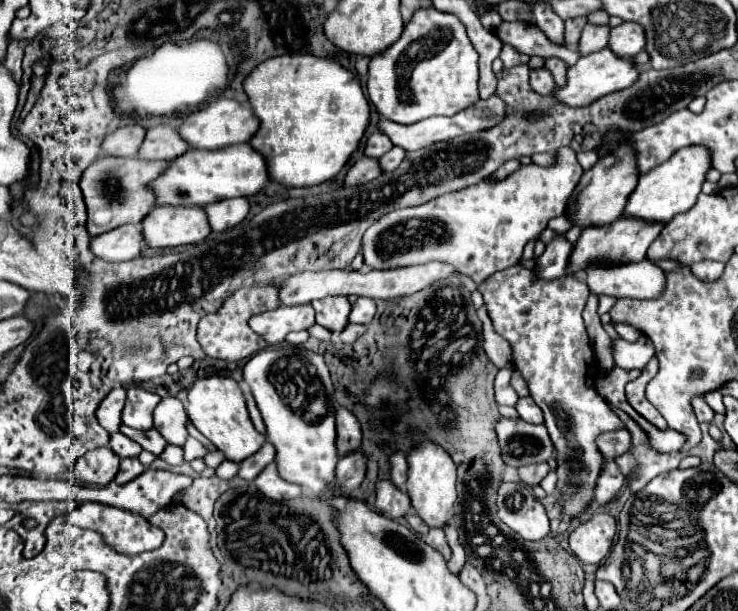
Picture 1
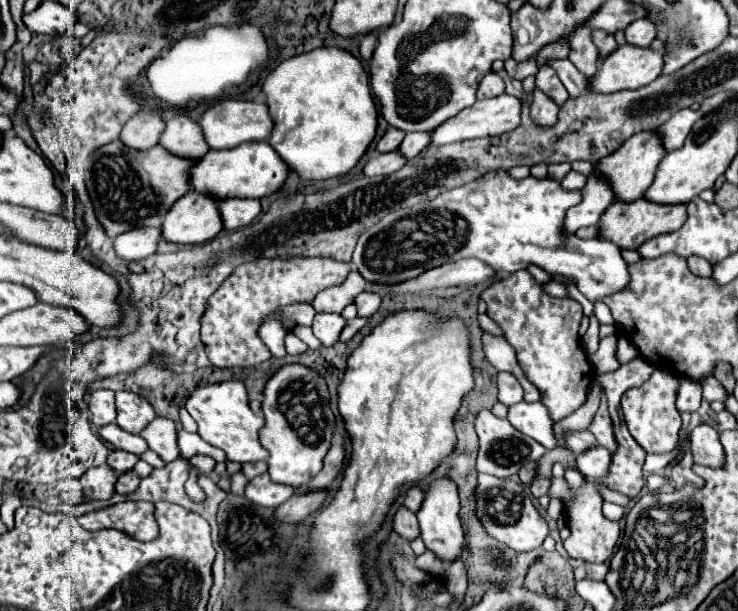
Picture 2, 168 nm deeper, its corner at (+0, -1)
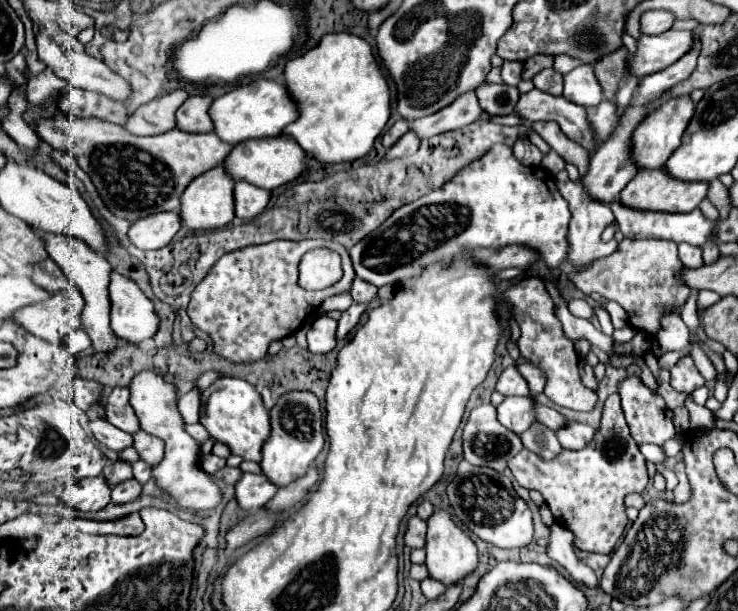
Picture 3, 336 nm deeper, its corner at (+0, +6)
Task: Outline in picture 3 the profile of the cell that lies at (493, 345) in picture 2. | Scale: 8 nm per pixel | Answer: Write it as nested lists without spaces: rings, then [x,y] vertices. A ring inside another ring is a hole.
[[[517,362],[517,370],[521,372],[521,376],[527,380],[529,384],[529,390],[531,390],[531,396],[537,396],[543,392],[543,386],[545,386],[545,374],[533,366],[533,364],[527,364],[527,362]]]

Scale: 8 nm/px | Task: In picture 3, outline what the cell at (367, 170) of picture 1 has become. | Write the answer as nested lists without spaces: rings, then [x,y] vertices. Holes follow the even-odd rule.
[[[407,132],[401,140],[397,140],[397,144],[393,146],[393,148],[389,148],[389,152],[387,152],[387,156],[385,158],[389,158],[389,160],[393,160],[393,158],[403,158],[403,156],[411,156],[411,154],[415,154],[417,150],[419,150],[419,138],[413,134],[413,132]]]

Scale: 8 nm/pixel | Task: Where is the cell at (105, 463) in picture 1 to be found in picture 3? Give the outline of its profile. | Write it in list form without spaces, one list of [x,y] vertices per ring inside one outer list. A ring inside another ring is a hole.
[[[101,476],[97,478],[85,478],[79,480],[75,486],[65,486],[61,500],[73,508],[73,510],[101,510],[105,508],[111,500],[111,488],[105,484],[105,480],[101,480]]]

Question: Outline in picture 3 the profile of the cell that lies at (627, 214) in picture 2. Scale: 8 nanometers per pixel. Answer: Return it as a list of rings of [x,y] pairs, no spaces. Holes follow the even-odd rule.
[[[641,170],[637,176],[621,190],[619,200],[627,208],[641,208],[649,212],[691,212],[697,208],[707,194],[707,184],[703,182],[681,182],[665,176],[665,170]],[[679,208],[679,210],[677,210]],[[685,208],[685,210],[681,210]]]

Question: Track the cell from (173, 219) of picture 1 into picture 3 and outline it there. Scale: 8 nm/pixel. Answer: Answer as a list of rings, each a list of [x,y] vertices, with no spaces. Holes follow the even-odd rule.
[[[221,166],[197,176],[197,180],[193,180],[193,184],[189,184],[189,188],[185,188],[185,196],[181,196],[179,218],[181,218],[183,226],[191,232],[217,230],[217,228],[227,226],[235,218],[233,180],[231,180],[231,176]]]

